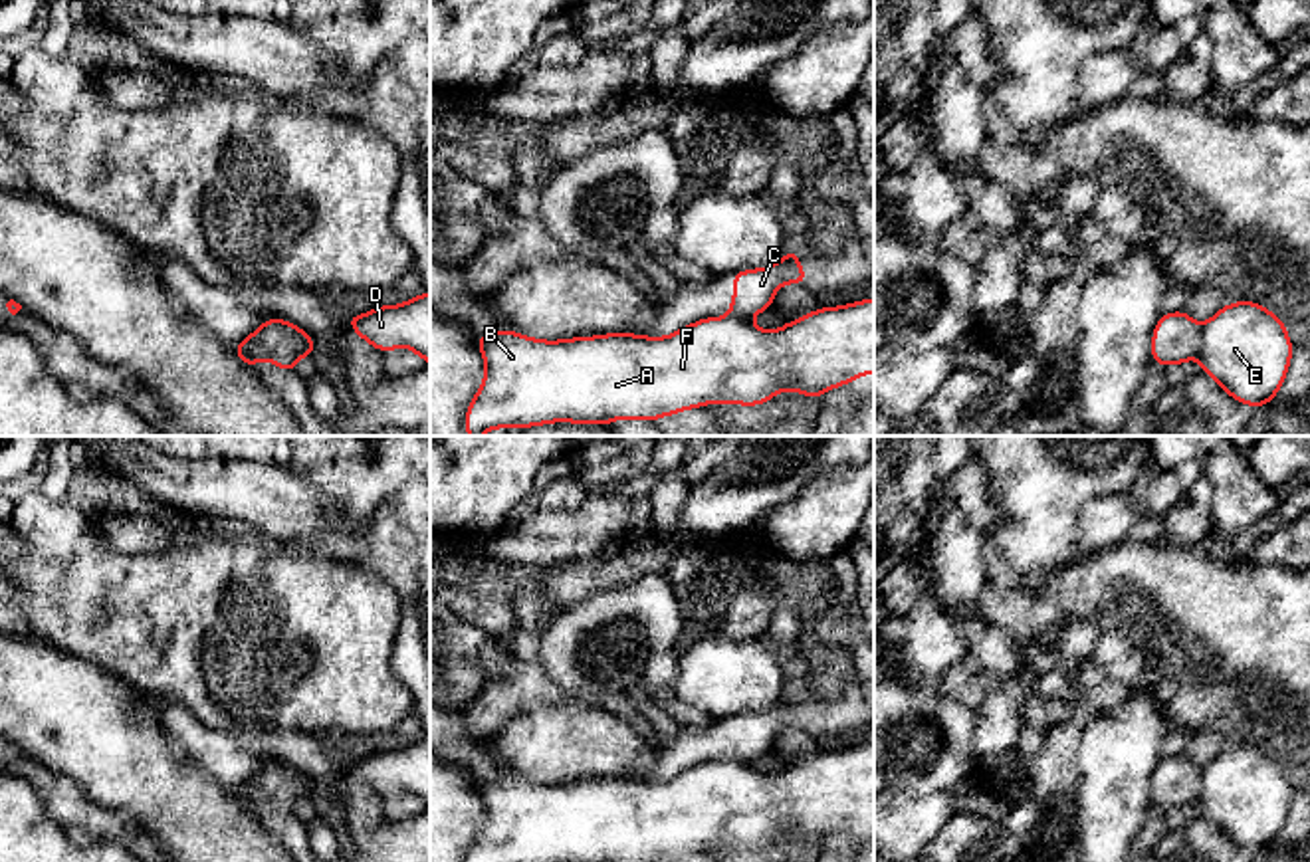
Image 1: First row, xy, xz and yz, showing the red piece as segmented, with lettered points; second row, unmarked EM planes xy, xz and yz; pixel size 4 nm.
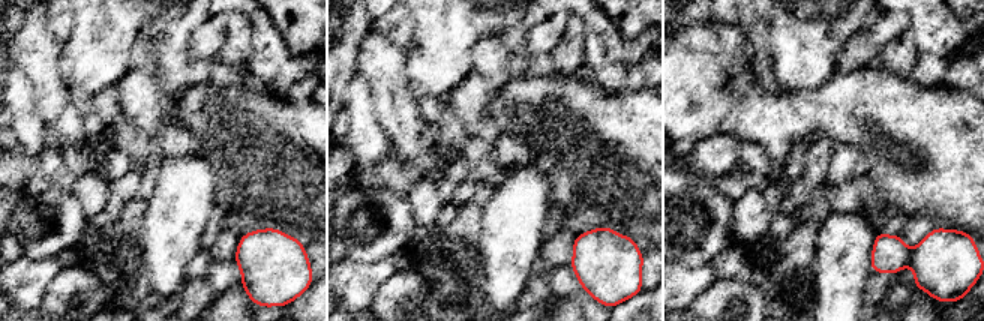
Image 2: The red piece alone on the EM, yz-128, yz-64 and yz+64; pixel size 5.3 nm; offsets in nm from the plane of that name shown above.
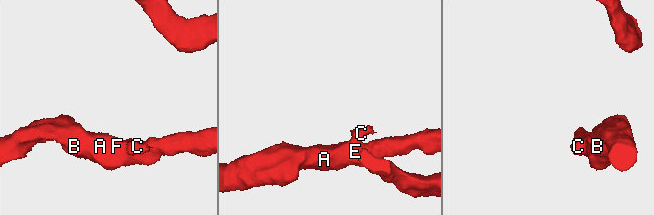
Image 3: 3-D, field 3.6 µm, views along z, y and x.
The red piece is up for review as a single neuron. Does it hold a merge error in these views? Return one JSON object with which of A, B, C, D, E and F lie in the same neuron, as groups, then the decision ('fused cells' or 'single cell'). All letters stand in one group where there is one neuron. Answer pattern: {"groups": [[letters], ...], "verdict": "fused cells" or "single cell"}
{"groups": [["A", "B", "D", "E", "F"], ["C"]], "verdict": "fused cells"}

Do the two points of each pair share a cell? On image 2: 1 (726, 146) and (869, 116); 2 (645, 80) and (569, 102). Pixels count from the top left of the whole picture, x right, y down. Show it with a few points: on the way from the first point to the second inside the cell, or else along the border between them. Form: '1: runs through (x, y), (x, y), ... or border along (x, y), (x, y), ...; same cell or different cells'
1: border along (737, 137), (714, 134), (701, 138); different cells
2: border along (626, 87), (647, 90); different cells

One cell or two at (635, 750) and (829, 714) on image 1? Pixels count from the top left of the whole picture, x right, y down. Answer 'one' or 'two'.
two

